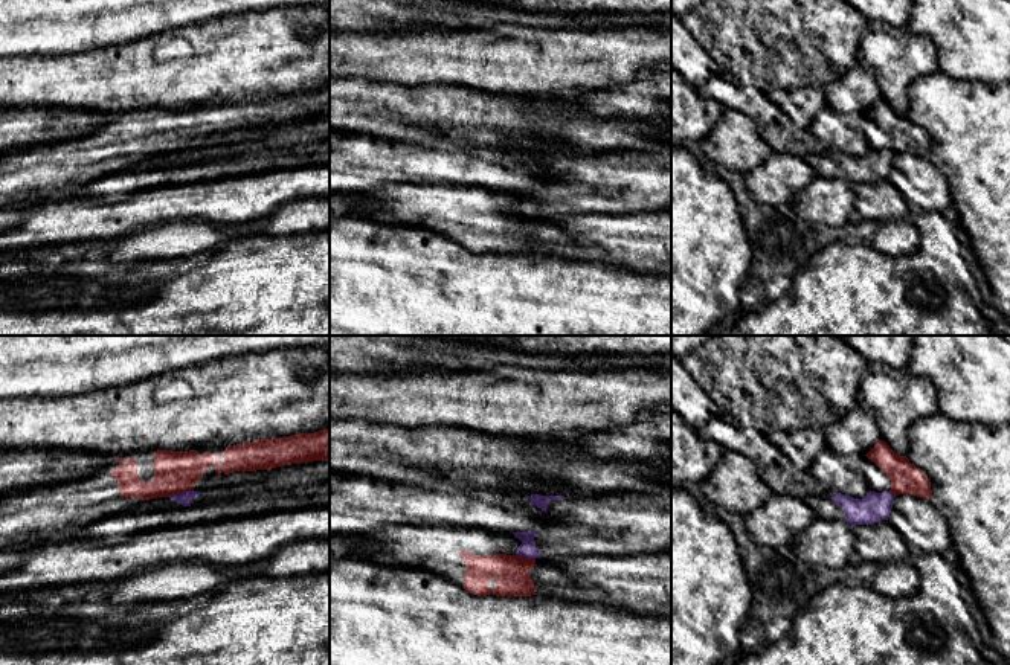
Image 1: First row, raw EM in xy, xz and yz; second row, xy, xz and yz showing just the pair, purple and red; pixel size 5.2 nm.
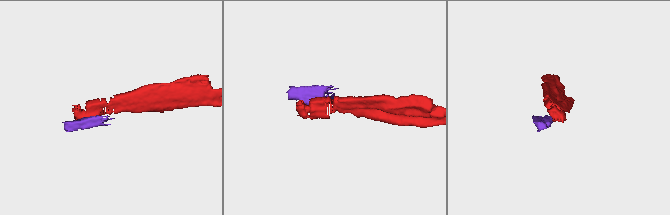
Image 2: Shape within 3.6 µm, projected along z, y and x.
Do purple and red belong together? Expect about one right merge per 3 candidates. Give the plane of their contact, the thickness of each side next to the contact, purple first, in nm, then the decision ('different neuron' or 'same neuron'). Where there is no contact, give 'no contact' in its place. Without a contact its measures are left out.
meets purple in xy; 70 nm thick on the purple side, 220 nm on the other; different neuron

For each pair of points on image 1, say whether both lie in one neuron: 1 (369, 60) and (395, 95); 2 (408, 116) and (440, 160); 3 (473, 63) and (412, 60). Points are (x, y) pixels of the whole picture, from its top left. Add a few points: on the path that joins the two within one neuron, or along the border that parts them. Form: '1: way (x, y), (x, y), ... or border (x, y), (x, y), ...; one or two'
1: border (351, 75), (406, 86), (421, 86); two
2: border (427, 133), (420, 141), (388, 141); two
3: way (458, 60), (427, 60); one

